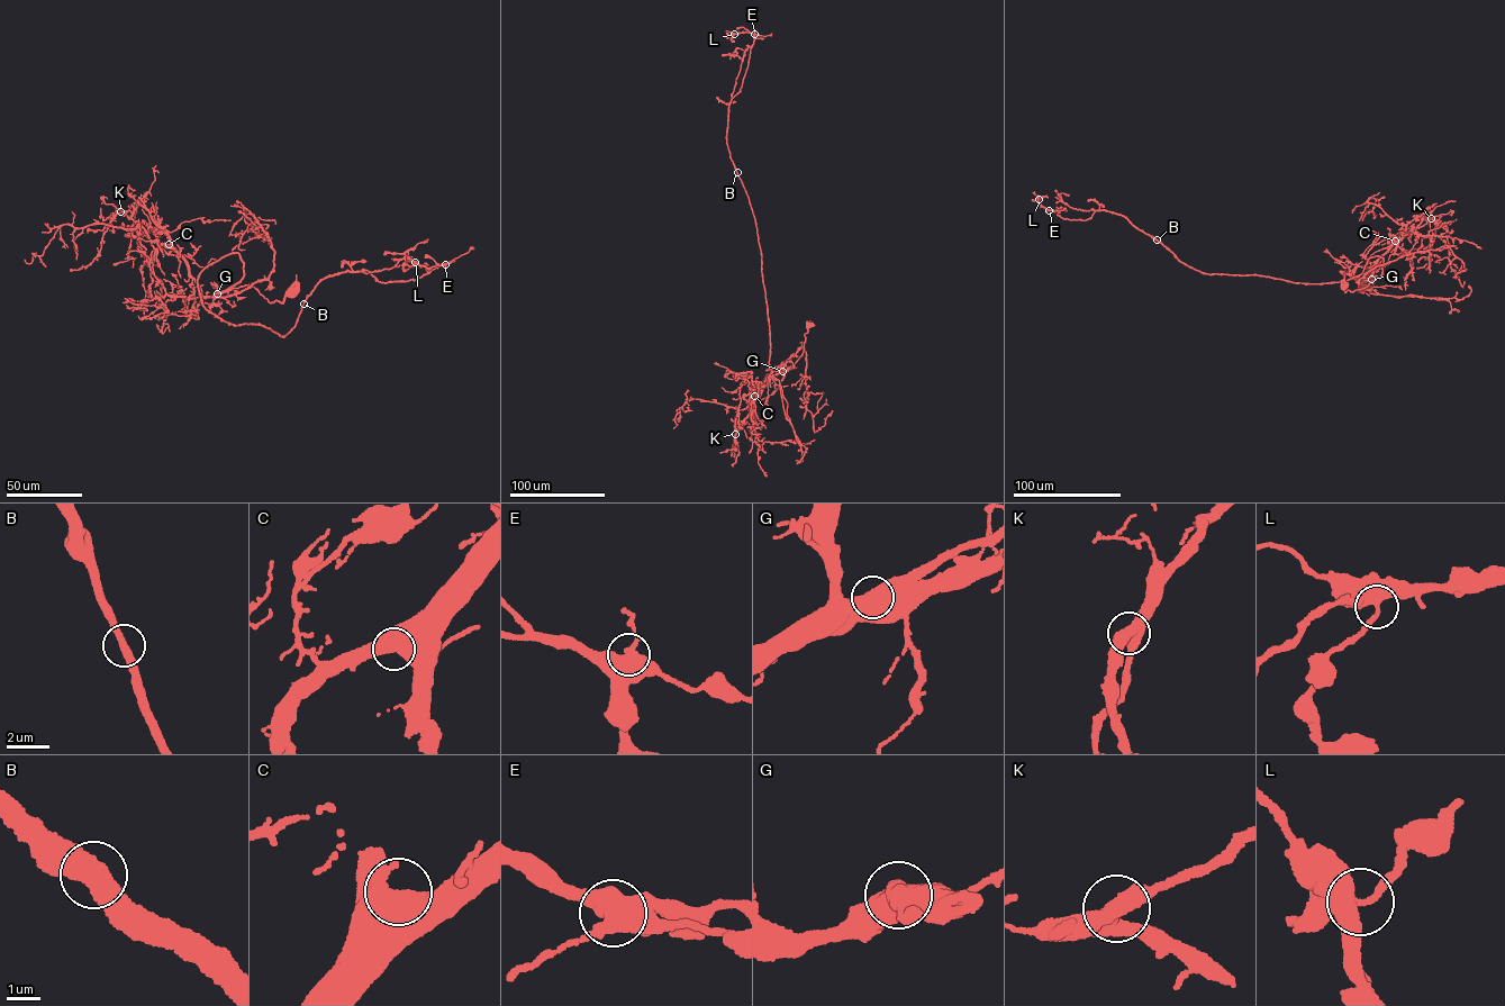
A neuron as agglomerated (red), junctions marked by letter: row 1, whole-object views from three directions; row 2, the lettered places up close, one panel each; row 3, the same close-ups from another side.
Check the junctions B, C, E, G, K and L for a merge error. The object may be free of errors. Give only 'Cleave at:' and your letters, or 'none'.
Cleave at: none

